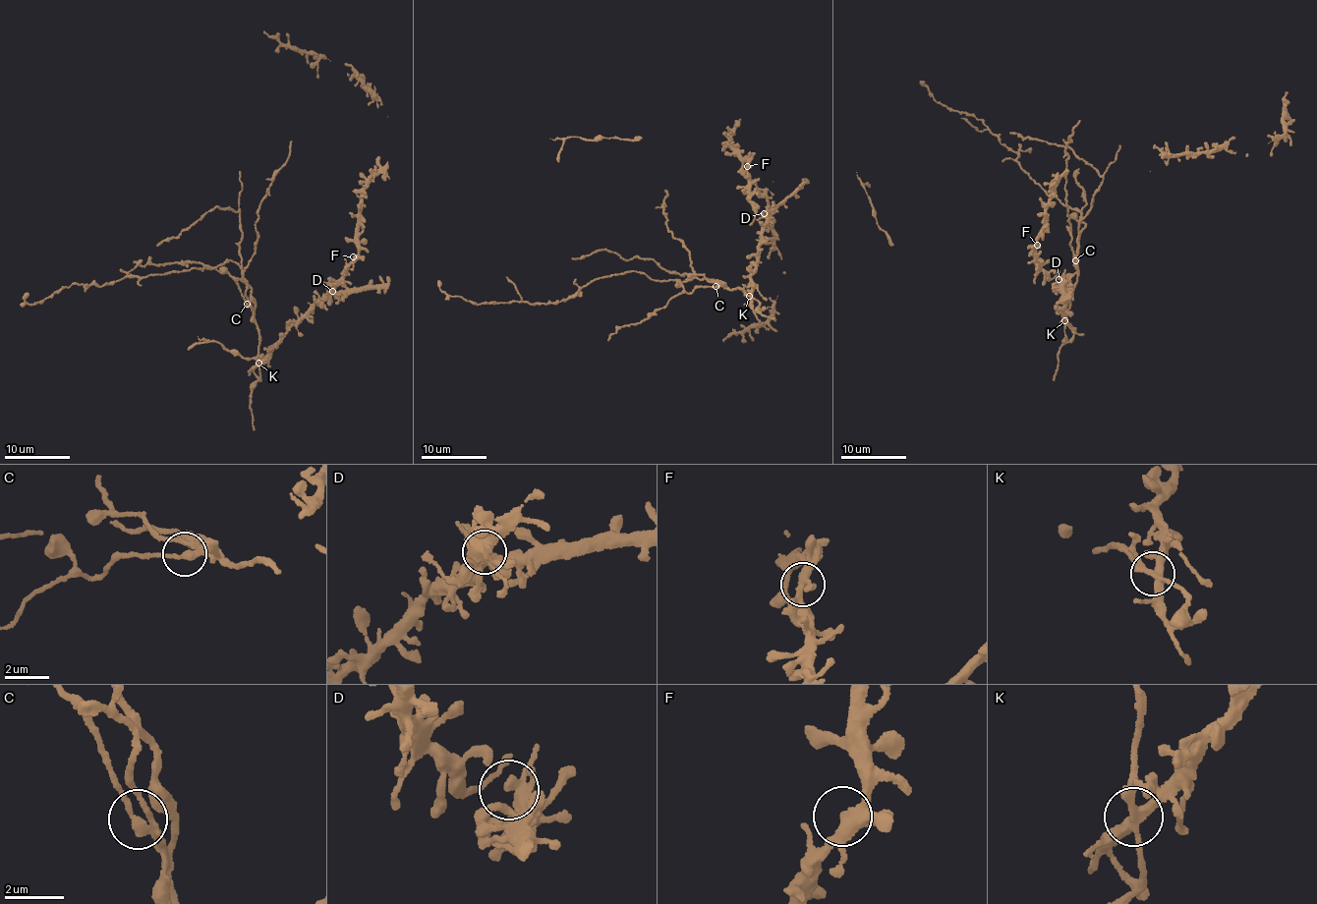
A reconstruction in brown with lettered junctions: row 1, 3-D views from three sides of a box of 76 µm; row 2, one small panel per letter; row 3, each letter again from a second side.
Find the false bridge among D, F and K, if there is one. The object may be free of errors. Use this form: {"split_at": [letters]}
{"split_at": ["K"]}

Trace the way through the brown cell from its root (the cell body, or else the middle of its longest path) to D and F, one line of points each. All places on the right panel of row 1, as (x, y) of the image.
D: (1063, 310), (1061, 308), (1067, 302), (1063, 293), (1067, 287), (1059, 279)
F: (1063, 310), (1061, 308), (1067, 302), (1063, 293), (1067, 287), (1056, 273), (1042, 268), (1034, 247), (1037, 245)

